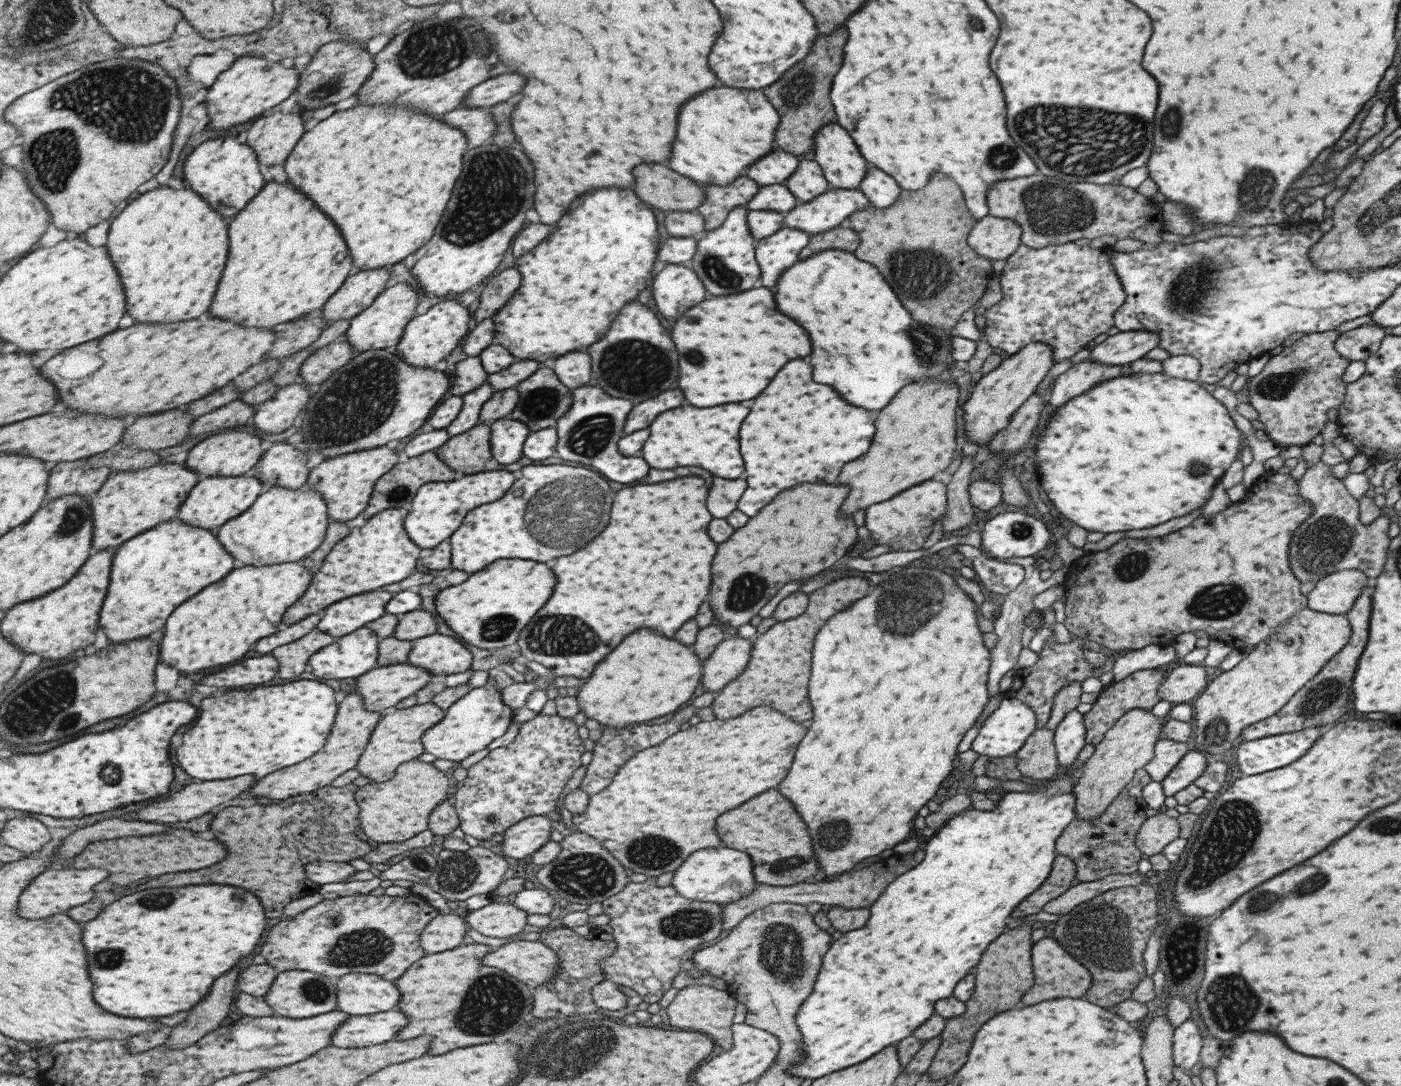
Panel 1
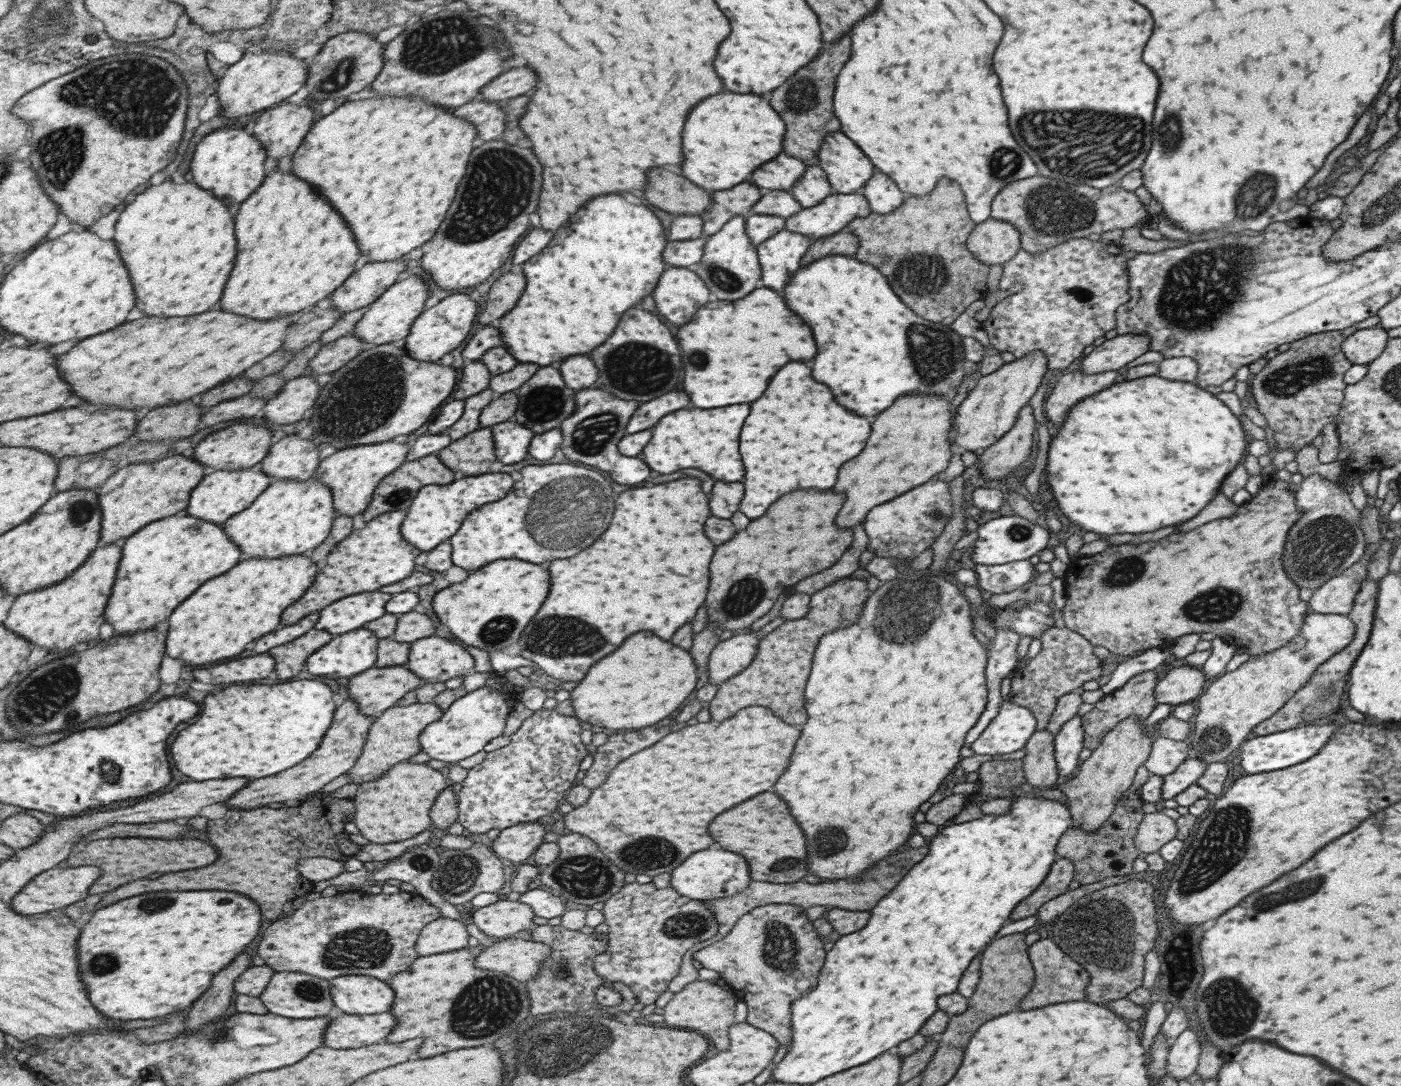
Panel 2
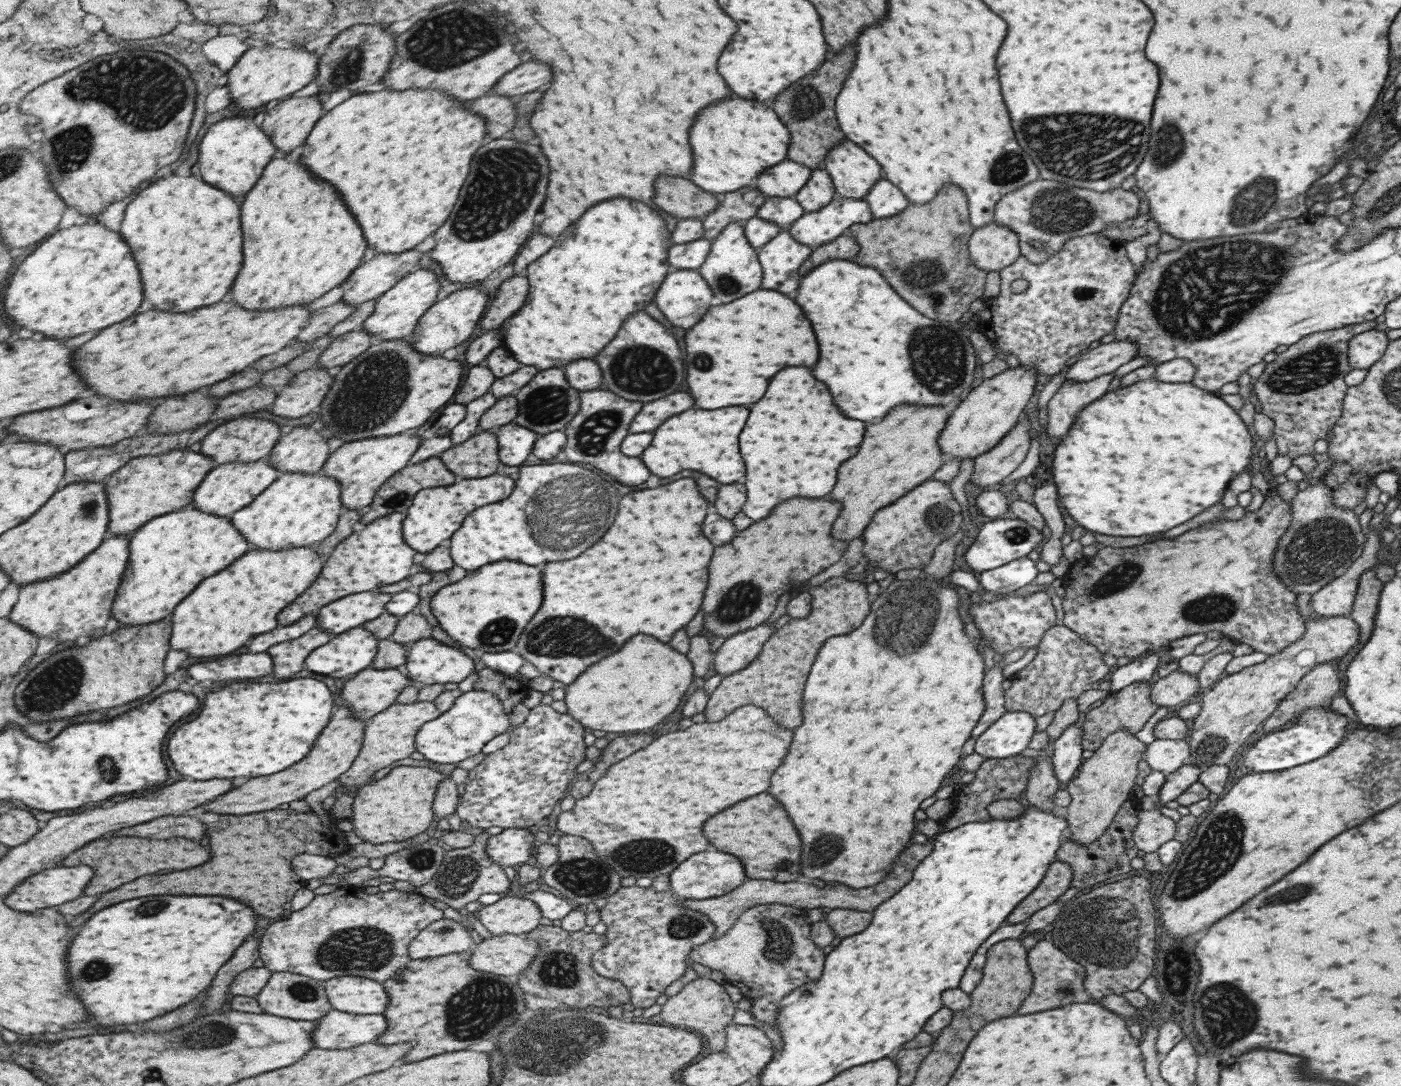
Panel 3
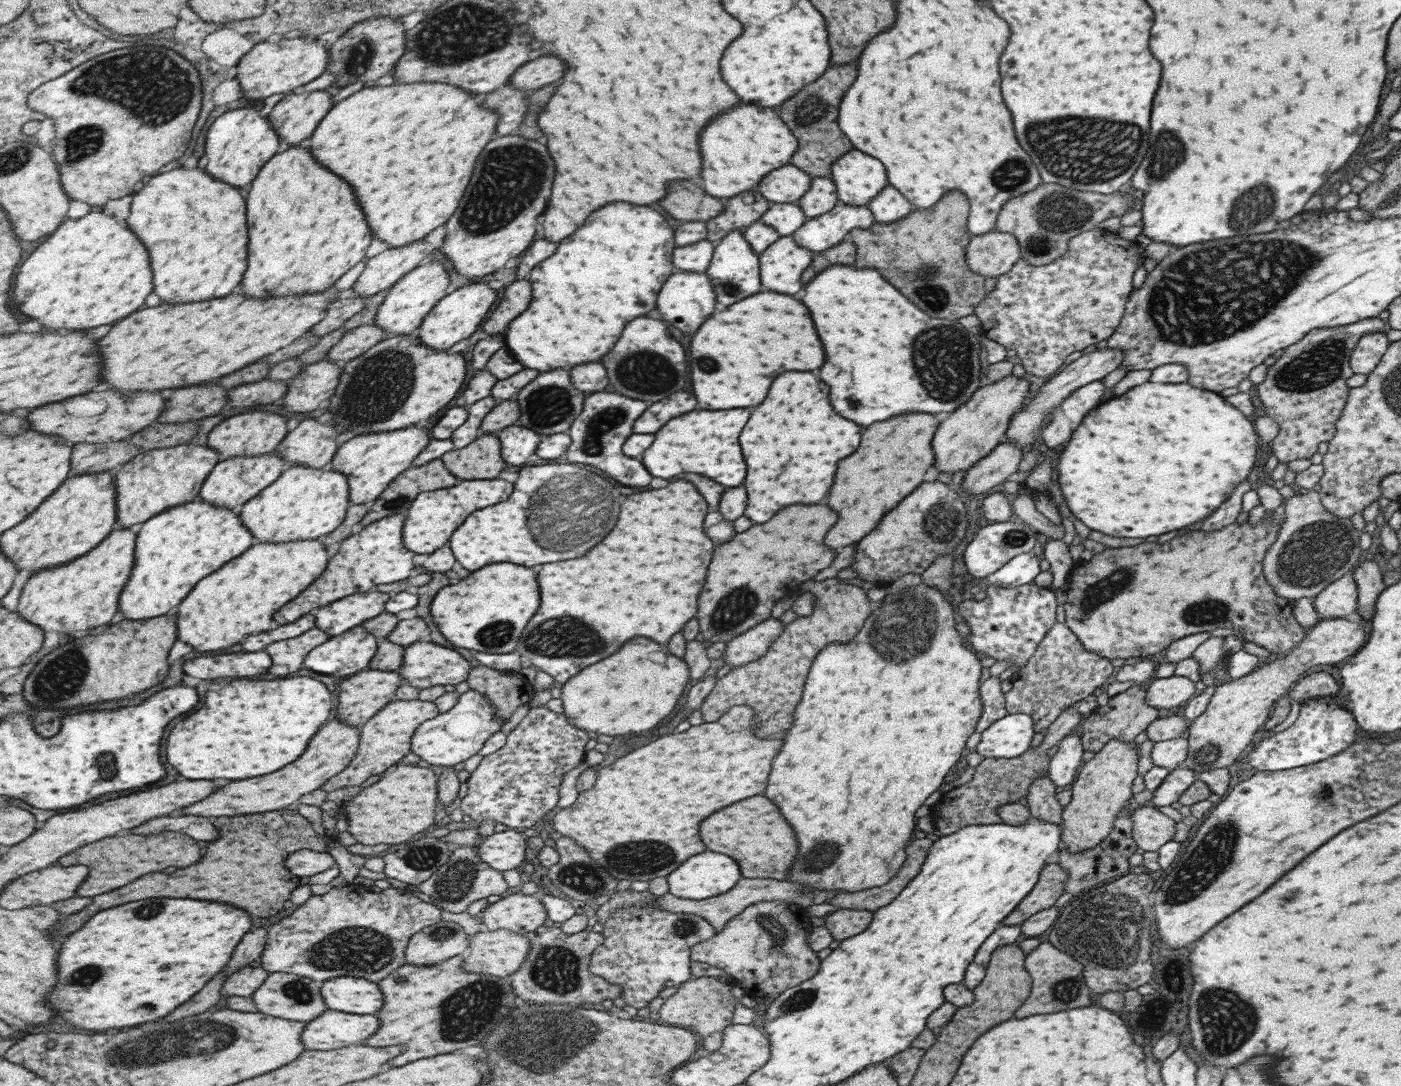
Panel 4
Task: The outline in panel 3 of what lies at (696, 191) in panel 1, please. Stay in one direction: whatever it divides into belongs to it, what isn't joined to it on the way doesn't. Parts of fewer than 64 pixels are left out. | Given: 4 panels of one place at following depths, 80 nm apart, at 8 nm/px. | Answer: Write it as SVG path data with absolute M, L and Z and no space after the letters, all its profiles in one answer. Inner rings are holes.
M659 174L655 178L653 204L678 219L701 219L710 213L718 202L716 195L699 190L693 182L685 178L667 178L665 174Z

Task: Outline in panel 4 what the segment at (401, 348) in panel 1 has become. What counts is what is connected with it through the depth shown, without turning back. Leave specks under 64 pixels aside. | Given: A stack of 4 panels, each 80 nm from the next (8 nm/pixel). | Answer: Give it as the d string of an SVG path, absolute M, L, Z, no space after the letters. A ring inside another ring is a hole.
M471 280L468 285L463 285L451 293L443 296L430 310L427 317L422 321L421 326L415 329L413 335L418 335L422 343L433 350L447 350L459 340L469 338L480 324L485 320L489 308L495 302L495 292L500 288L495 283L484 283L479 280Z

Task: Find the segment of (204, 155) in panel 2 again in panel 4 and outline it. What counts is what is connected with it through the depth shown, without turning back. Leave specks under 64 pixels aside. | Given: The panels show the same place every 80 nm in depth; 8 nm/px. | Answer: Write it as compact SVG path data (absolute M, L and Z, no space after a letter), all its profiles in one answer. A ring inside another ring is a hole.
M257 106L233 109L217 117L207 132L204 152L208 157L208 163L205 169L210 171L215 178L229 182L231 186L245 188L247 184L253 184L261 169L283 149L281 135L274 129L273 121L268 116L261 116Z

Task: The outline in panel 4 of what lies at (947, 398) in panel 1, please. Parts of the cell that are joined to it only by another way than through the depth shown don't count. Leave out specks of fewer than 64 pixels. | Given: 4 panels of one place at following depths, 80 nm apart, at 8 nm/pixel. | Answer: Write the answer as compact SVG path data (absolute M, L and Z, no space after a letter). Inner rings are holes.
M903 414L881 424L867 426L859 448L837 464L827 506L837 512L837 522L825 536L825 546L847 546L861 540L877 526L881 514L891 510L901 498L923 482L923 474L933 464L931 438L939 420L933 414Z

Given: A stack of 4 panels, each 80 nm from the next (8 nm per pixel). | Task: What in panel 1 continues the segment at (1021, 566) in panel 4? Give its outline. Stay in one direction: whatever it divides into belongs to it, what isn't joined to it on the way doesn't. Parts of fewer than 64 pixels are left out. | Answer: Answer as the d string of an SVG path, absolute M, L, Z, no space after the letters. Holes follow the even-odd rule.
M955 545L954 552L959 552L972 562L975 581L985 587L984 593L991 591L1006 595L1024 578L1025 573L1021 566L987 559L980 551L967 545Z

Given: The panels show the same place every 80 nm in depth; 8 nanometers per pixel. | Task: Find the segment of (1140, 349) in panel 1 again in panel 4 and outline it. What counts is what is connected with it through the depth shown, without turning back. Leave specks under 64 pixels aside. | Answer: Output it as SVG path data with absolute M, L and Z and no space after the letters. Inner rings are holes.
M1104 347L1102 349L1094 349L1092 352L1082 354L1077 359L1066 365L1065 368L1057 371L1055 377L1051 377L1048 382L1039 389L1037 395L1029 401L1027 405L1022 405L1009 421L1003 442L1011 442L1015 444L1024 454L1033 448L1034 437L1042 422L1050 421L1050 414L1054 412L1054 408L1070 393L1079 387L1085 386L1090 382L1102 379L1111 370L1115 370L1124 359L1124 354L1119 349Z

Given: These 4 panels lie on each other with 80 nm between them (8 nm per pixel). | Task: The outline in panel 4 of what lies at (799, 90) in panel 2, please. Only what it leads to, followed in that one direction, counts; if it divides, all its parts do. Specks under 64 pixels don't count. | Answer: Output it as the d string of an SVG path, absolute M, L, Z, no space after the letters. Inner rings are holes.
M849 62L847 66L829 66L815 82L811 82L811 86L803 86L801 92L791 95L783 106L775 108L783 124L797 139L797 148L790 158L790 163L811 179L829 176L830 164L852 149L852 144L839 130L836 118L843 92L853 80L855 80L855 62Z

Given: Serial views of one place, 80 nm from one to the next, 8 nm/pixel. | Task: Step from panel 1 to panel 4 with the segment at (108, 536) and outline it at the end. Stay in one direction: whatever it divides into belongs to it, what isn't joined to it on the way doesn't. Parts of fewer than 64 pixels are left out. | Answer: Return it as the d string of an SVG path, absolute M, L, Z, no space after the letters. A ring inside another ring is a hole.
M192 443L141 452L116 471L119 493L117 527L138 528L163 511L199 499L207 477L220 464L215 448Z

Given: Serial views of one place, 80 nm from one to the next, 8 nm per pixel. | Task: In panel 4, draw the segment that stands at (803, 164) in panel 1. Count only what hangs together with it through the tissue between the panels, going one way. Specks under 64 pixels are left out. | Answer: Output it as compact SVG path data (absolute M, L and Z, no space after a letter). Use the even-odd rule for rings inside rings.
M827 176L810 179L810 185L795 203L808 219L827 212L837 202L834 182Z

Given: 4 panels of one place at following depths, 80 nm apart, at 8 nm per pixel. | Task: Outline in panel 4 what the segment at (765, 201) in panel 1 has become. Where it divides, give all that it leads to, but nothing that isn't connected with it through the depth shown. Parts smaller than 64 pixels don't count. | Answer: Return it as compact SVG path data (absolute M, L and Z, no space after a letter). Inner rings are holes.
M769 203L767 210L760 214L759 220L777 232L779 237L789 236L805 220L803 211L796 203Z

